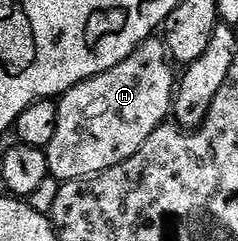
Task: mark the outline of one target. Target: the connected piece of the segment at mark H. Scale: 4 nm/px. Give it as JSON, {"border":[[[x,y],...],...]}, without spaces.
{"border":[[[149,38],[143,44],[138,45],[125,60],[118,62],[118,66],[114,66],[94,78],[84,80],[78,86],[74,86],[68,92],[65,92],[63,96],[59,97],[56,105],[57,125],[54,129],[54,138],[51,138],[46,149],[48,153],[49,177],[61,182],[66,180],[87,180],[90,176],[97,176],[100,172],[110,170],[110,166],[118,166],[118,162],[126,162],[126,158],[130,158],[130,154],[138,154],[142,142],[146,142],[146,138],[150,138],[150,134],[154,134],[154,130],[169,119],[174,99],[174,72],[172,76],[172,71],[174,71],[174,68],[169,61],[167,52],[164,51],[163,39]]]}

